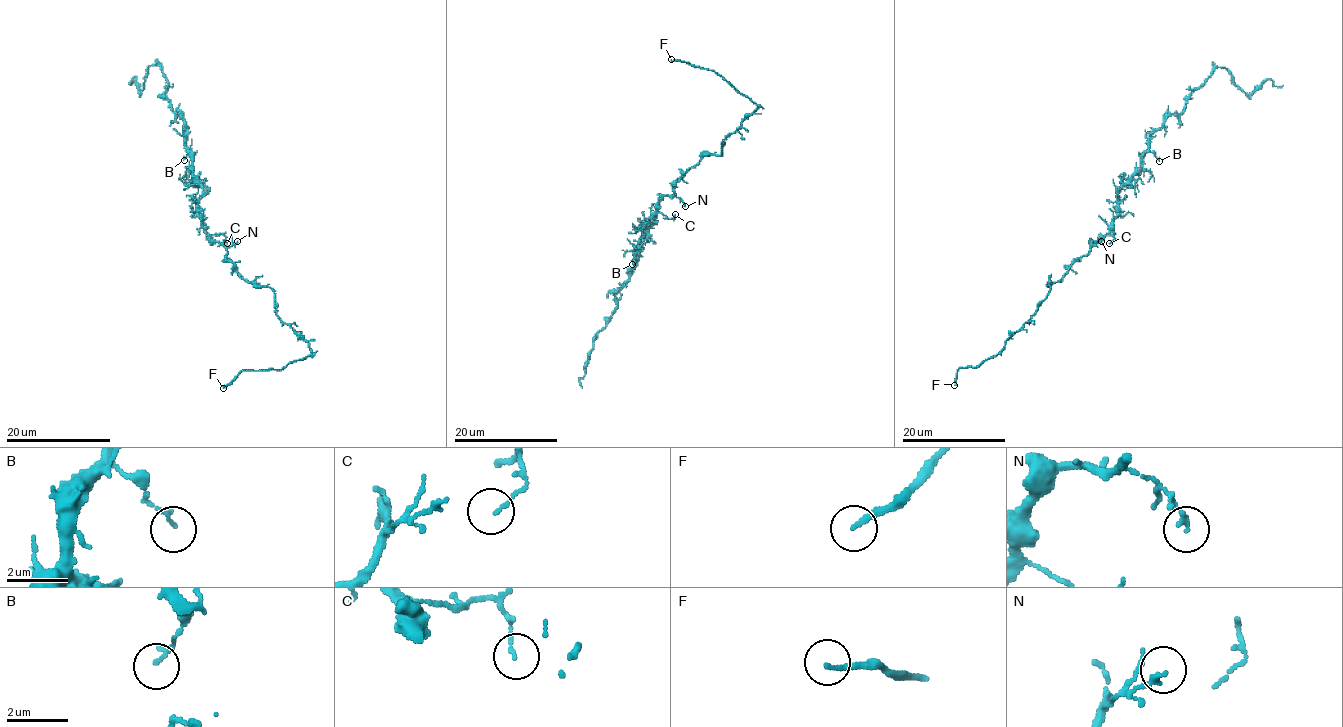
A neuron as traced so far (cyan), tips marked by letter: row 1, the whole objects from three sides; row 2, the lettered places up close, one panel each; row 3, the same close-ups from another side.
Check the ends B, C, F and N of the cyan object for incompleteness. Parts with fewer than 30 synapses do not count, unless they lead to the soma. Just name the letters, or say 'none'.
F

